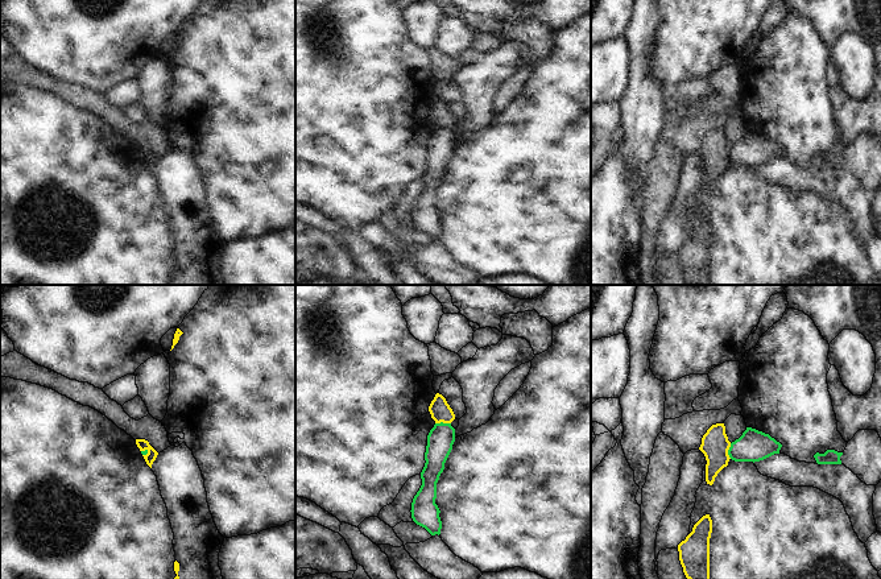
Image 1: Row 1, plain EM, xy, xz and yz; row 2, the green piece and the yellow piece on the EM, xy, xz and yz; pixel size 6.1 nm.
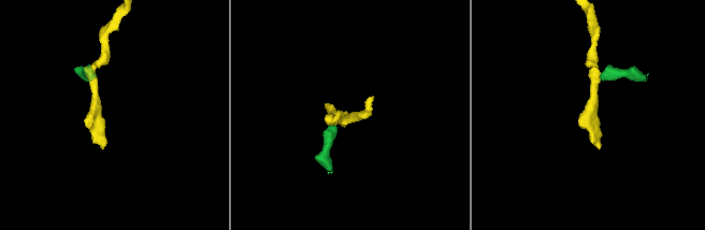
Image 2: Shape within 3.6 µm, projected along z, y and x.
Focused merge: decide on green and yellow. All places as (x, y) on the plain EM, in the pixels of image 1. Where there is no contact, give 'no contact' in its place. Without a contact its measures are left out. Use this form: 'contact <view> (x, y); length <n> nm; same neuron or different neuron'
contact xz (442, 127); length 100 nm; different neuron

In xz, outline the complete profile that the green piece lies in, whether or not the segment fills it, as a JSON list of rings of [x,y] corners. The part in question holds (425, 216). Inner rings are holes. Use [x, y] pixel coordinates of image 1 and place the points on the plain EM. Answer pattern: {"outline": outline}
{"outline": [[[435,128],[427,140],[422,190],[411,207],[413,226],[433,241],[419,248],[406,248],[405,255],[429,278],[439,285],[477,285],[483,277],[456,261],[440,243],[442,226],[435,208],[437,187],[455,146],[451,128]]]}

